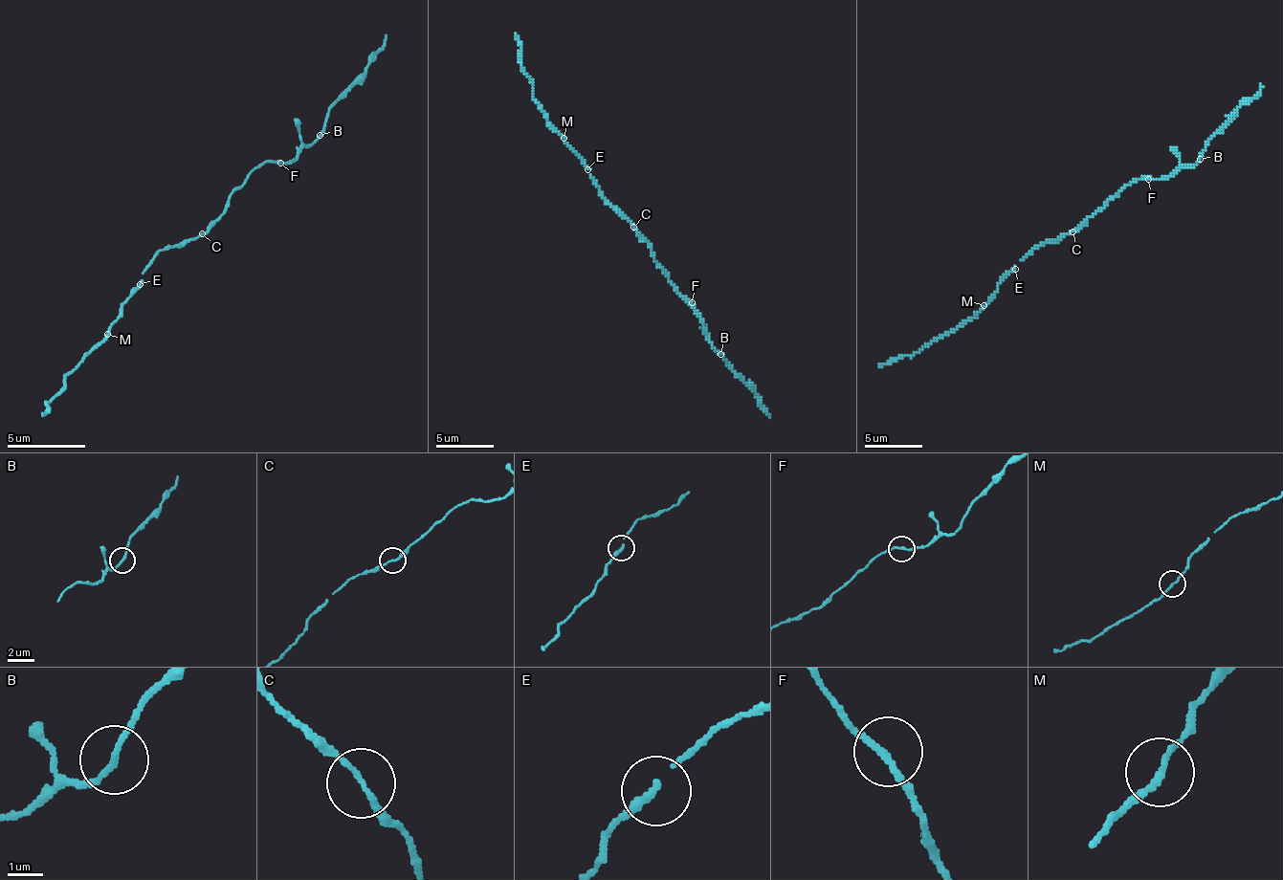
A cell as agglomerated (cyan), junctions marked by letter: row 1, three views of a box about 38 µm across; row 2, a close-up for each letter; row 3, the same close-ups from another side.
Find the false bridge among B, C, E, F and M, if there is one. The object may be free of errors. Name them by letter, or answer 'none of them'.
M

